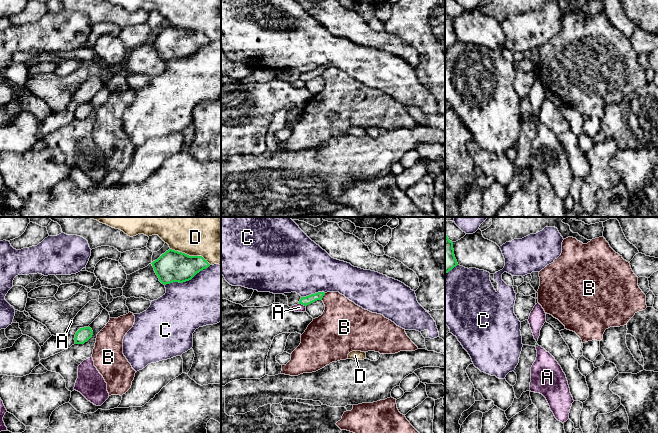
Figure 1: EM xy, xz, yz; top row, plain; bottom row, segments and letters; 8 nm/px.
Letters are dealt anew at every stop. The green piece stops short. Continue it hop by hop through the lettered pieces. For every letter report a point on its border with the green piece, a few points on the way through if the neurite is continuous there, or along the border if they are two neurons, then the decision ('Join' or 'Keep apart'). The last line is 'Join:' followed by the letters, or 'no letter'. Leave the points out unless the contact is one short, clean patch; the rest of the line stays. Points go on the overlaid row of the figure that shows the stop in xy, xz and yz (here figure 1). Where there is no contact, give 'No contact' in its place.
A: Touches green at xz (302, 304). Boundary: xz (299, 303), (305, 306). Keep apart
B: Touches green at xz (323, 295). Boundary: xz (325, 293), (321, 299). Keep apart
C: Touches green at xy (187, 280). Keep apart
D: Touches green at xy (190, 256). Keep apart
Join: no letter

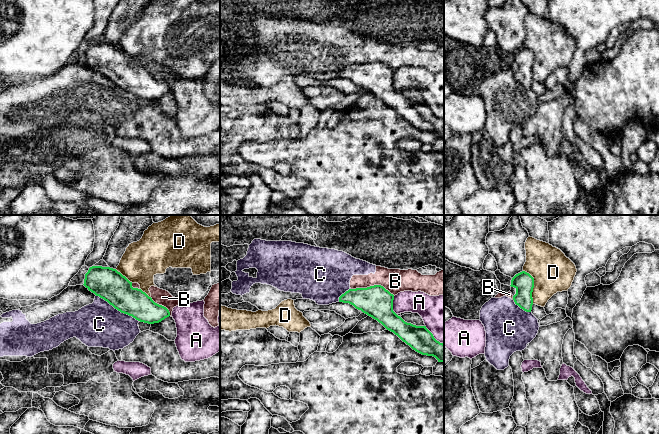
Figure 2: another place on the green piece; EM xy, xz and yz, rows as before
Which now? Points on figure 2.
A: Touches green at xz (392, 305). Keep apart
B: Touches green at xz (373, 286). Boundary: xz (351, 288), (382, 285), (394, 295). Keep apart
C: Touches green at xy (117, 309). Keep apart
D: Touches green at yz (533, 286). Keep apart
Join: no letter

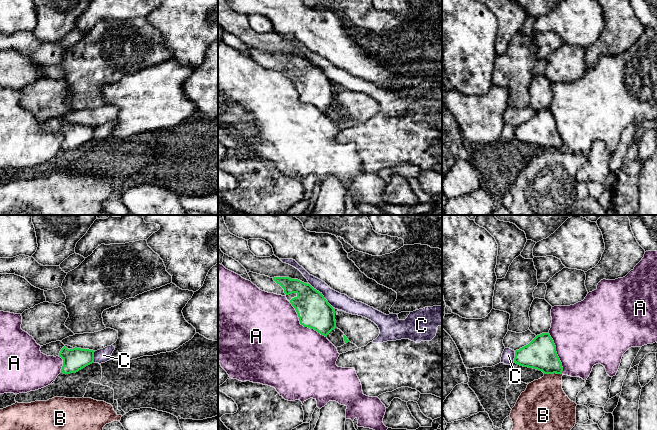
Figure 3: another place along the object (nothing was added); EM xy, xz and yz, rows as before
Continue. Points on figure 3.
A: Touches green at xz (303, 325). Keep apart
B: Touches green at yz (552, 373). Keep apart
C: Touches green at xz (322, 295). Keep apart
Join: no letter

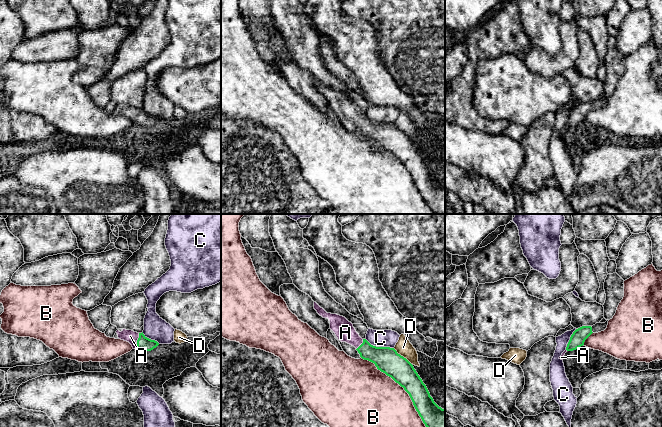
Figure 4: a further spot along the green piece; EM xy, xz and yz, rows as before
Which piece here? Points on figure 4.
A: Touches green at xy (137, 340). Path across: xy (143, 343), (137, 340), (130, 336). Join
B: Touches green at xz (401, 386). Keep apart
C: Touches green at xz (379, 347). Boundary: xz (365, 339), (376, 346), (389, 346), (393, 348). Keep apart
D: Touches green at xz (402, 356). Keep apart
Join: A

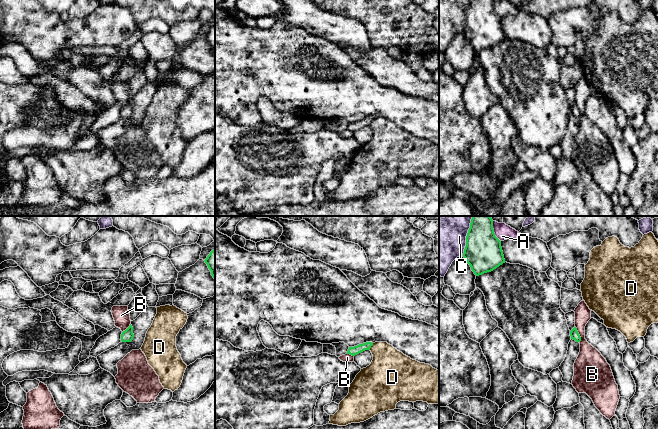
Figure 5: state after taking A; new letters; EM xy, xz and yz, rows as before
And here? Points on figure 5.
A: Touches green at yz (493, 231). Keep apart
B: Touches green at yz (578, 334). Boundary: yz (575, 326), (580, 337), (579, 342). Keep apart
C: Touches green at yz (466, 236). Keep apart
D: Touches green at xz (371, 345). Boundary: xz (373, 343), (369, 349). Keep apart
Join: no letter

